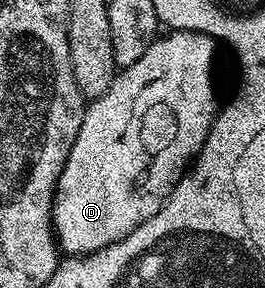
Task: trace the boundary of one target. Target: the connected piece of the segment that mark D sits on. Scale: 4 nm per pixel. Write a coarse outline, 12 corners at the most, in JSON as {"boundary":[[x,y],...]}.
{"boundary":[[171,31],[83,110],[64,254],[129,236],[215,122],[215,38]]}

